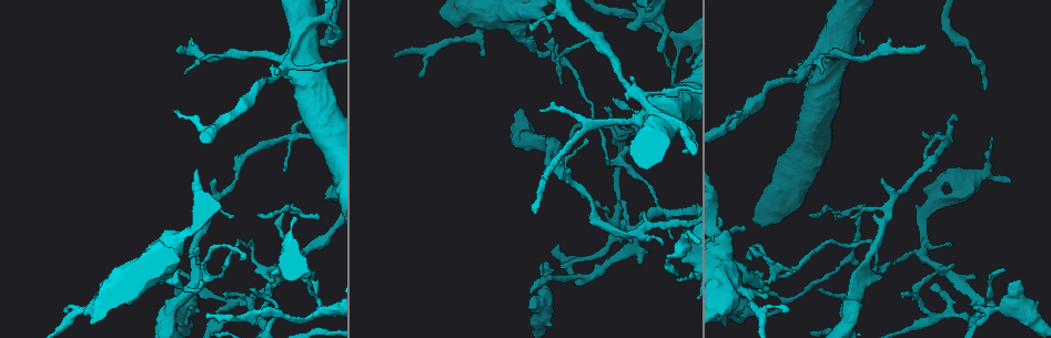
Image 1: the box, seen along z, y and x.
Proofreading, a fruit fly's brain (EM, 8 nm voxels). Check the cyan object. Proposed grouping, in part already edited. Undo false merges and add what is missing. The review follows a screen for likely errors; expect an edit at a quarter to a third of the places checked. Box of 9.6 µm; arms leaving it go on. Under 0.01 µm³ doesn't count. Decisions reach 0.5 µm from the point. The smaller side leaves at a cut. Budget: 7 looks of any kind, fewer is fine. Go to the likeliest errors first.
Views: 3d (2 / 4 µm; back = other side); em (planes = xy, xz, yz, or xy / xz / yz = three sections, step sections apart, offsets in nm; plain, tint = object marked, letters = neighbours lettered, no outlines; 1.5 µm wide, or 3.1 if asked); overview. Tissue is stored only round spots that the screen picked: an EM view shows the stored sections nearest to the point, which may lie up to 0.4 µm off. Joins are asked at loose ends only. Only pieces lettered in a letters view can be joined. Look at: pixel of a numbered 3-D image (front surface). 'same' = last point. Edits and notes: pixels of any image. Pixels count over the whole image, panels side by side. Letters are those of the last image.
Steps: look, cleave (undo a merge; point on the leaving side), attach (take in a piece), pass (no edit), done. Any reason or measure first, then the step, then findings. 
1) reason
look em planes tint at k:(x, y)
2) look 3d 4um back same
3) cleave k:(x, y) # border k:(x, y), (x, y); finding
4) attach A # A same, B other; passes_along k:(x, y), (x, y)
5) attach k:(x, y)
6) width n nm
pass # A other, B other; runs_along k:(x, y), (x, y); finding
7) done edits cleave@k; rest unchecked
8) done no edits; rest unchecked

sharp bend
look em planes tint at 1:(921, 252)

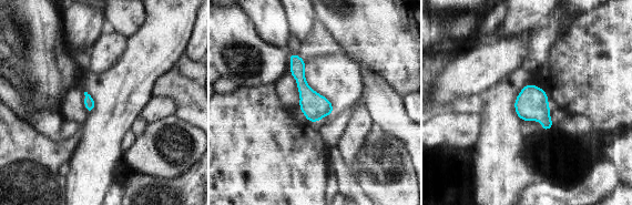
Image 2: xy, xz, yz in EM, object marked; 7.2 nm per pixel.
see the neighbours
look em planes letters same

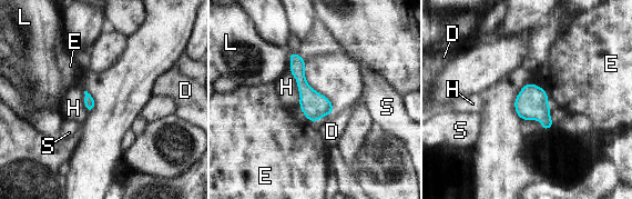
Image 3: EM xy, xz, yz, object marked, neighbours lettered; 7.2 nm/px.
pass # D other, E other, H other, L other, S other; runs_along 3:(292, 56), (303, 87), (329, 111); continuous, no second neuron

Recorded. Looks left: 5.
an open end
look em planes tint at 1:(902, 294)

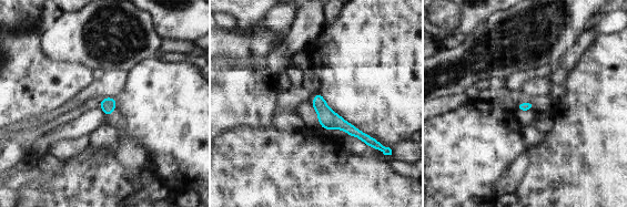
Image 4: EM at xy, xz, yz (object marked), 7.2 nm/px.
see the neighbours
look em planes letters same

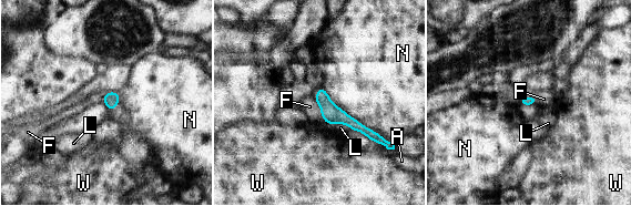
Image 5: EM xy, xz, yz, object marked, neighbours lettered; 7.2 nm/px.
attach F # A other, F same, L other, N other, W other; passes_along 5:(332, 114), (321, 110), (309, 106); it goes on there

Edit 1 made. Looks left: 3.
free end
look 3d 4um at 1:(530, 24)

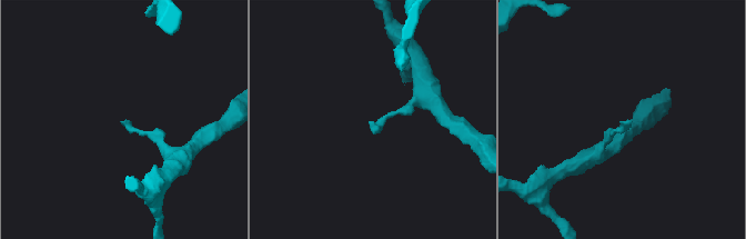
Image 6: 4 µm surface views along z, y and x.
look em planes plain at 6:(621, 121)

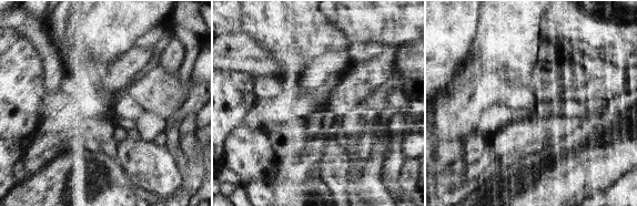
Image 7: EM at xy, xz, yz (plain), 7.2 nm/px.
see the neighbours
look em planes letters same

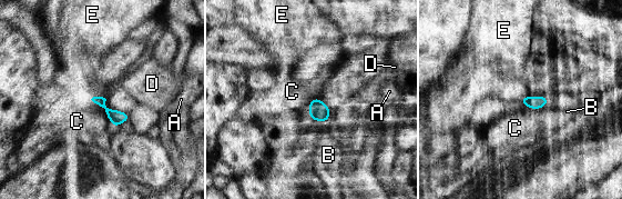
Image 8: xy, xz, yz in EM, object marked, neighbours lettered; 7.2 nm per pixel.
pass # A other, B other, C other, D other, E other; border 8:(312, 98), (308, 115), (327, 121); no lettered piece goes on from it

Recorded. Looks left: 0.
done edits attach@5; rest unchecked

